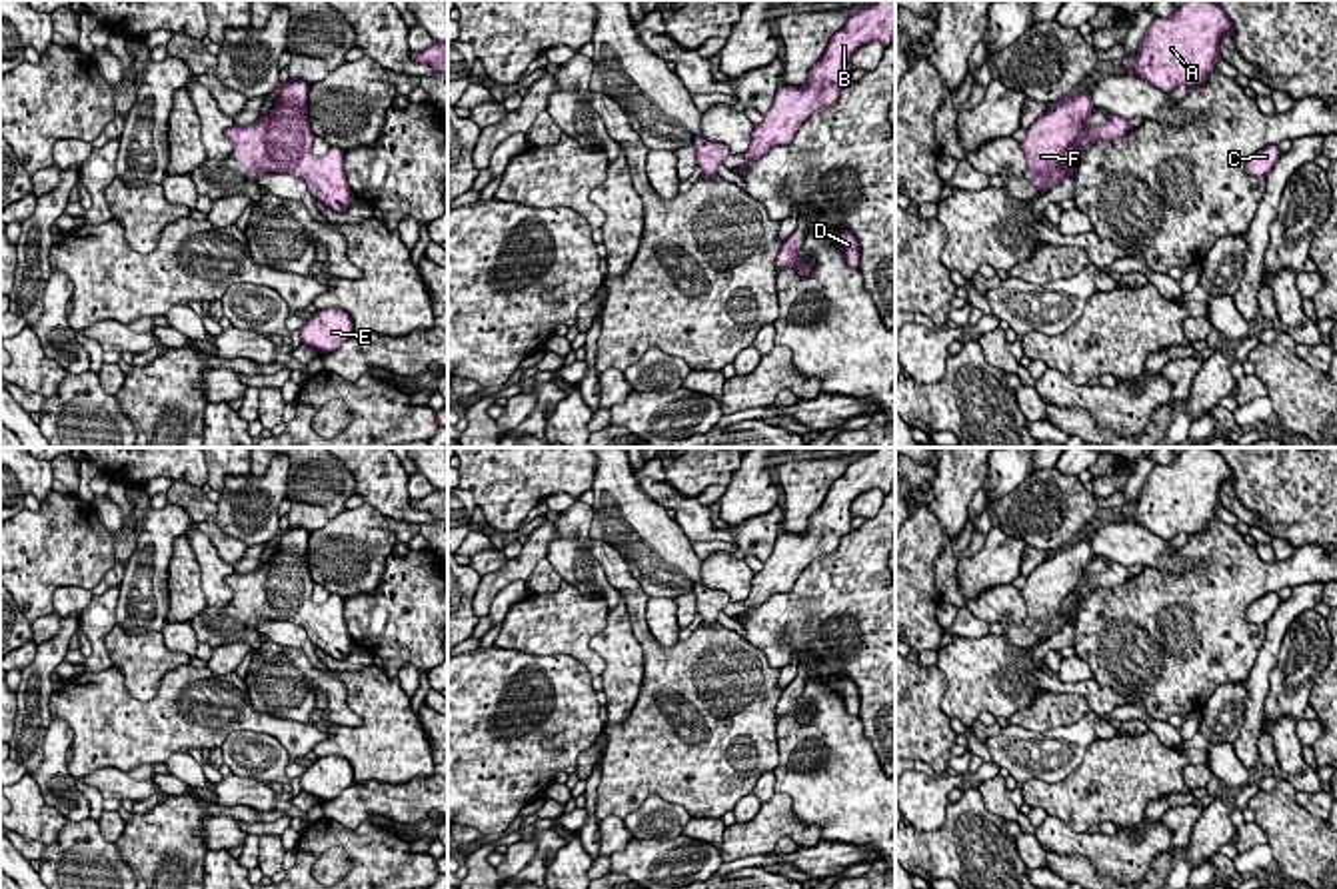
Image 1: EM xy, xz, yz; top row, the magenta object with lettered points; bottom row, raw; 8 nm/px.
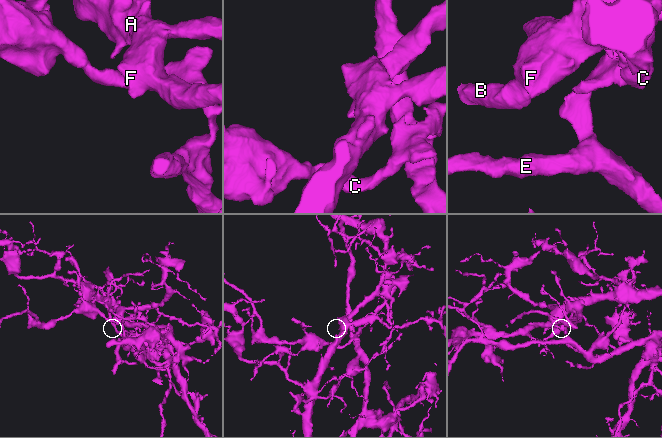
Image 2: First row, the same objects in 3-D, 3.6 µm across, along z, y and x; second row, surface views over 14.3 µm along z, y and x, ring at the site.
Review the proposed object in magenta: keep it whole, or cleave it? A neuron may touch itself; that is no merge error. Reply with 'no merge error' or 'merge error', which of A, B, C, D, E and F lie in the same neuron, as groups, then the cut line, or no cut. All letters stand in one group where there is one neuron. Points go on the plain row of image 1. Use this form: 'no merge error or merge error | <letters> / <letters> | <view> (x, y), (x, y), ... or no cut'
no merge error | A B C D E F | no cut

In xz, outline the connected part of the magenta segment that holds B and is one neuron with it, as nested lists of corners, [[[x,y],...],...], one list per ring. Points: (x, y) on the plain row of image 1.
[[[877,447],[853,457],[845,473],[835,479],[821,507],[809,517],[803,533],[779,533],[763,569],[753,573],[745,609],[733,619],[741,623],[745,613],[759,607],[773,593],[791,591],[799,573],[817,557],[837,549],[851,531],[851,503],[867,489],[891,491],[895,481],[895,447]]]

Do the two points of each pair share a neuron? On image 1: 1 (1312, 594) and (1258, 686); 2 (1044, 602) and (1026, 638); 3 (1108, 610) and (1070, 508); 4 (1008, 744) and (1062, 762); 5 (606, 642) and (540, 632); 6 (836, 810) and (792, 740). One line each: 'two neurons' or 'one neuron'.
1: one neuron
2: one neuron
3: two neurons
4: one neuron
5: two neurons
6: one neuron

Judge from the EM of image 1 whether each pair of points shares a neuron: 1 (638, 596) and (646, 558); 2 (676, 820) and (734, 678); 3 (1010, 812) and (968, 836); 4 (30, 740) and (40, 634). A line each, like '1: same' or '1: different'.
1: different
2: different
3: different
4: different

